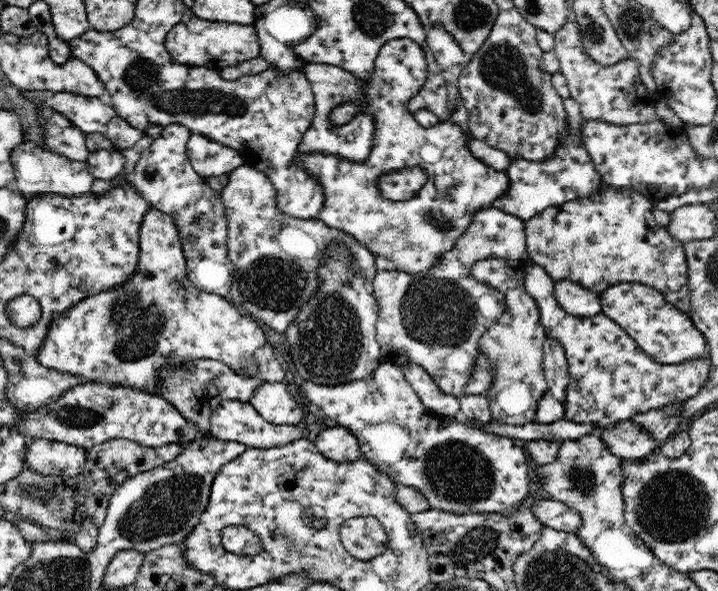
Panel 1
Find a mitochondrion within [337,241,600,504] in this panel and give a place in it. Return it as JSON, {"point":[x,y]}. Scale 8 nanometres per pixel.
{"point":[439,312]}

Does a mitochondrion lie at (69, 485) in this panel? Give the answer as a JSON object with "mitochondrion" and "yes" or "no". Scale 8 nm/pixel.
{"mitochondrion":"no"}

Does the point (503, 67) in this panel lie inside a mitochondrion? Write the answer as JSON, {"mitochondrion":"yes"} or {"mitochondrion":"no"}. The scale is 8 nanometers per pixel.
{"mitochondrion":"yes"}

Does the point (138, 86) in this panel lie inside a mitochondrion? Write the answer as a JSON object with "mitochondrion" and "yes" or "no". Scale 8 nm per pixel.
{"mitochondrion":"yes"}

